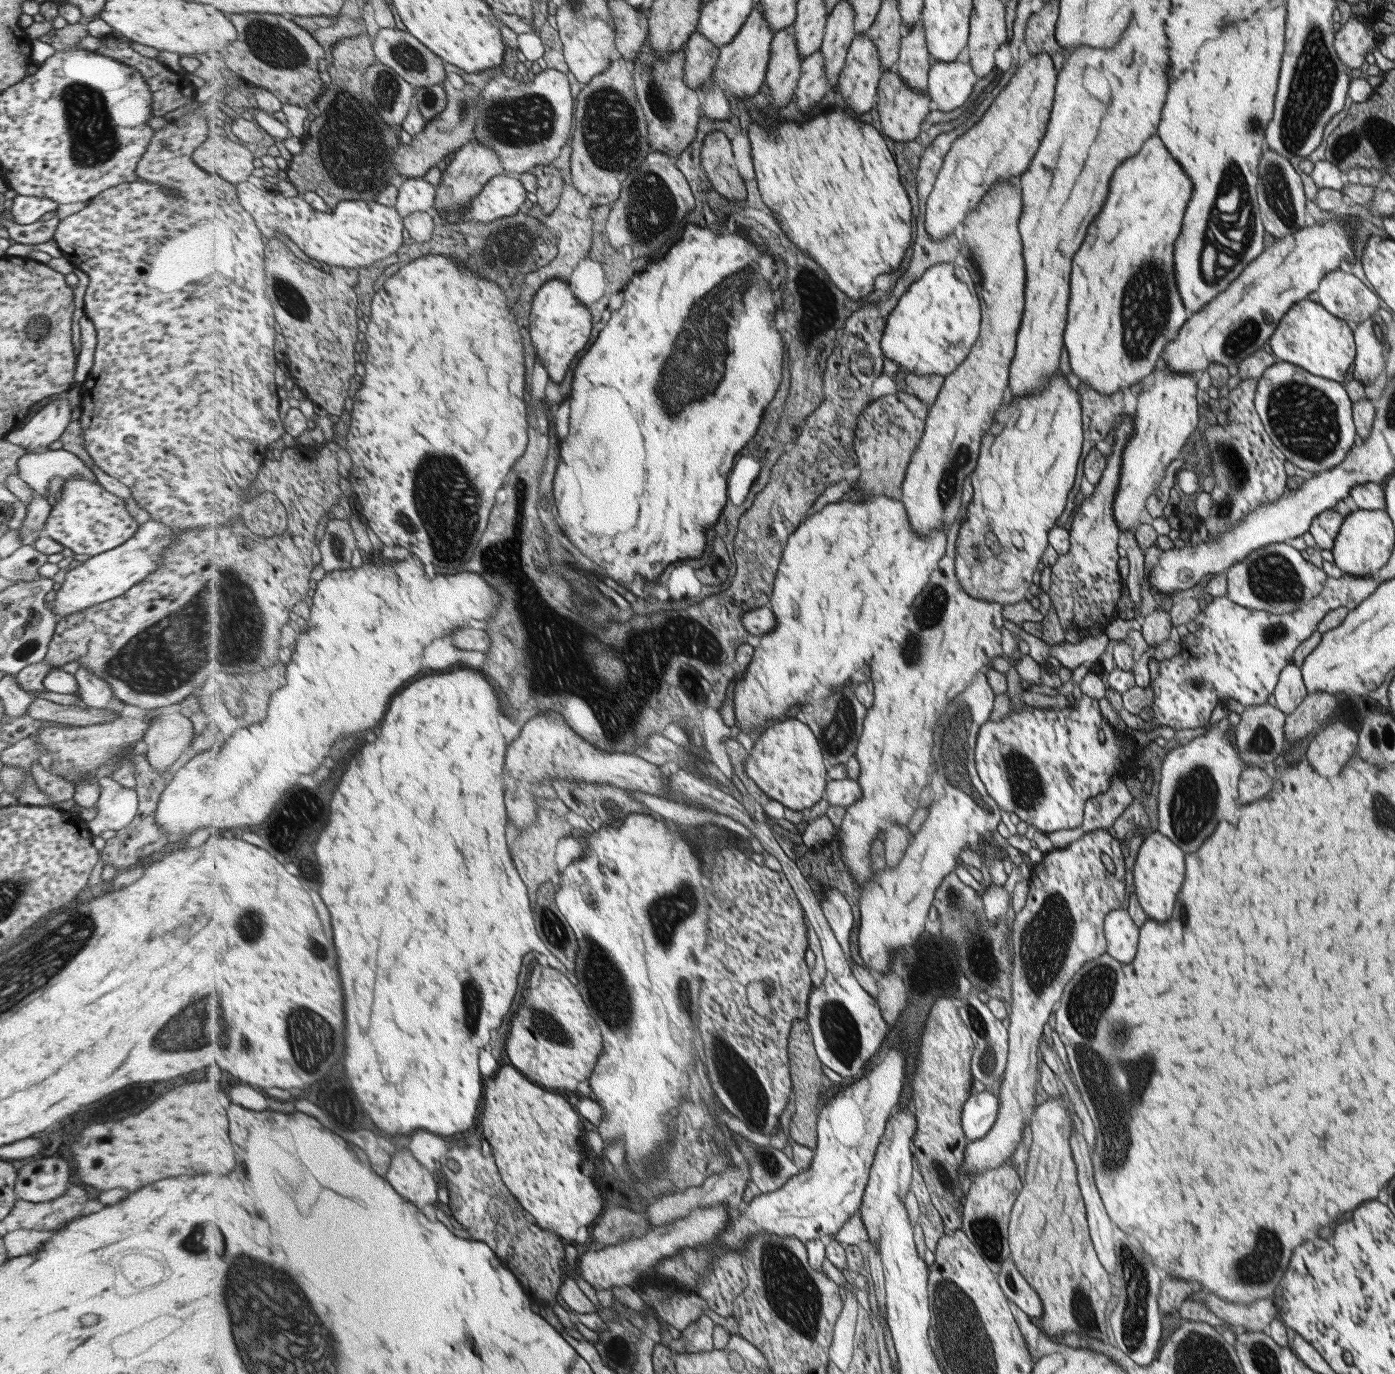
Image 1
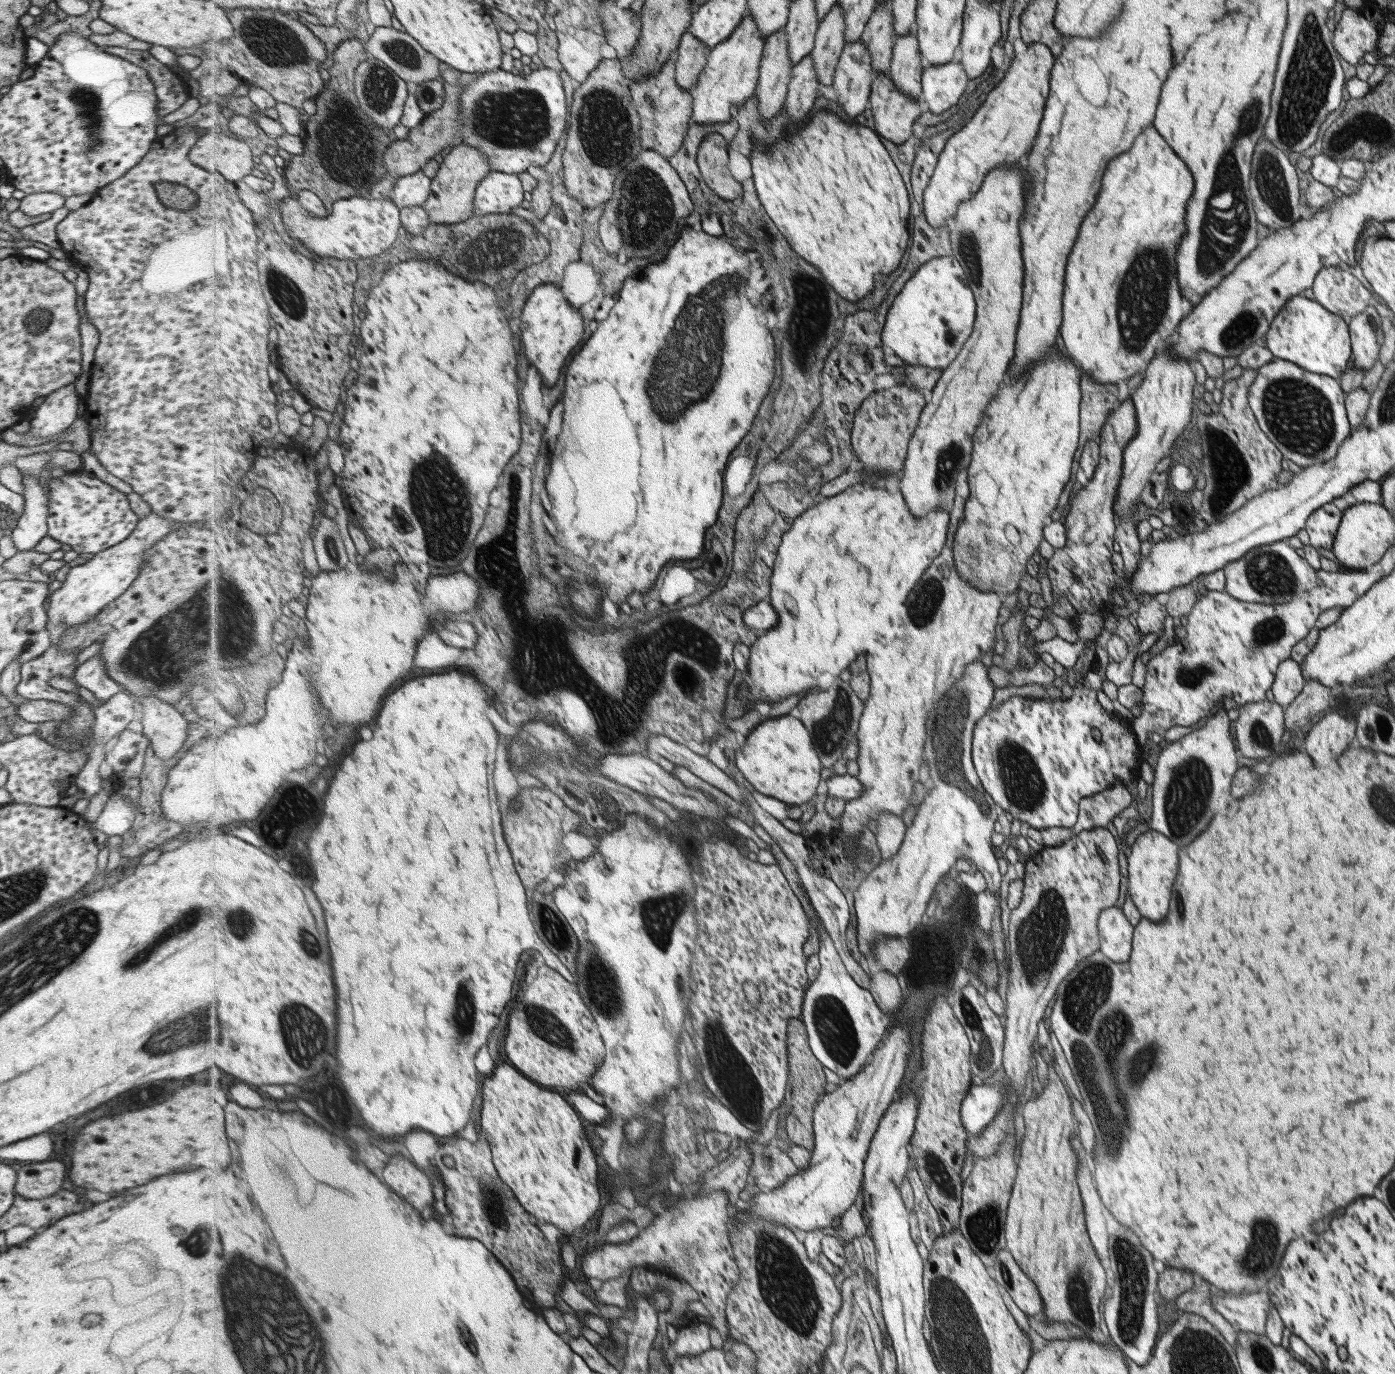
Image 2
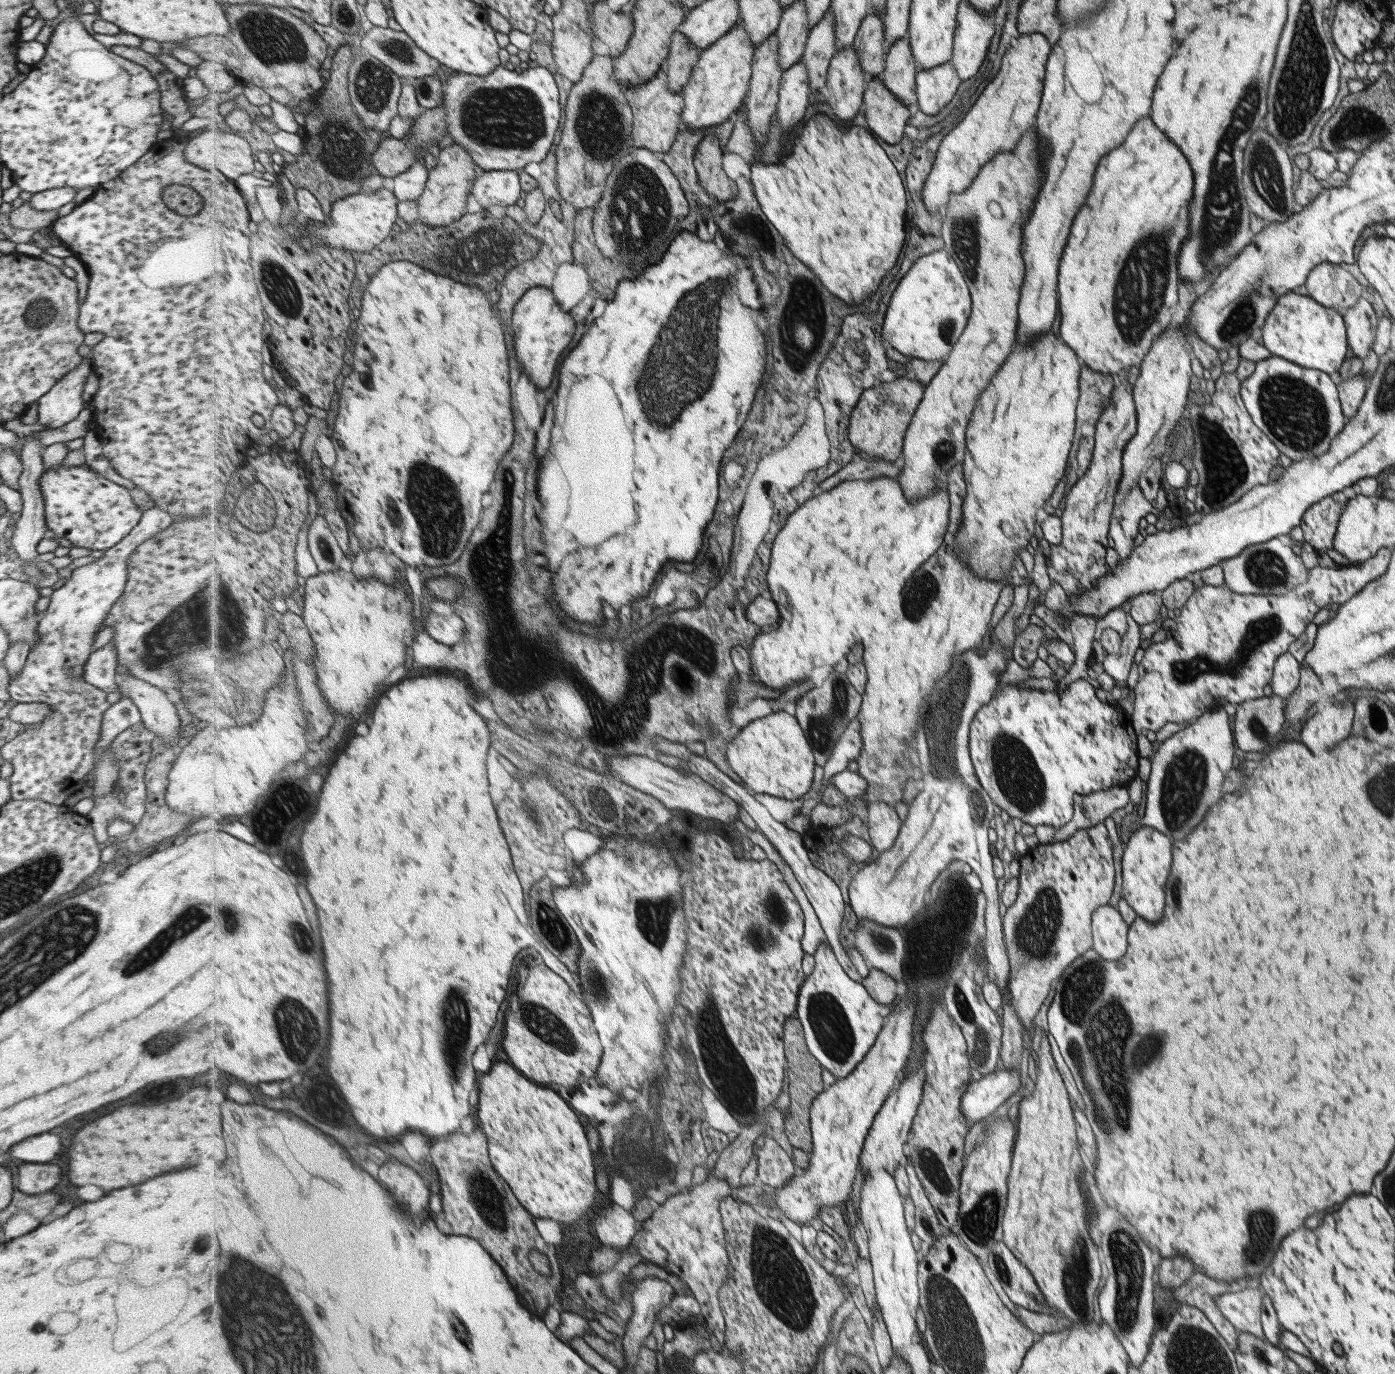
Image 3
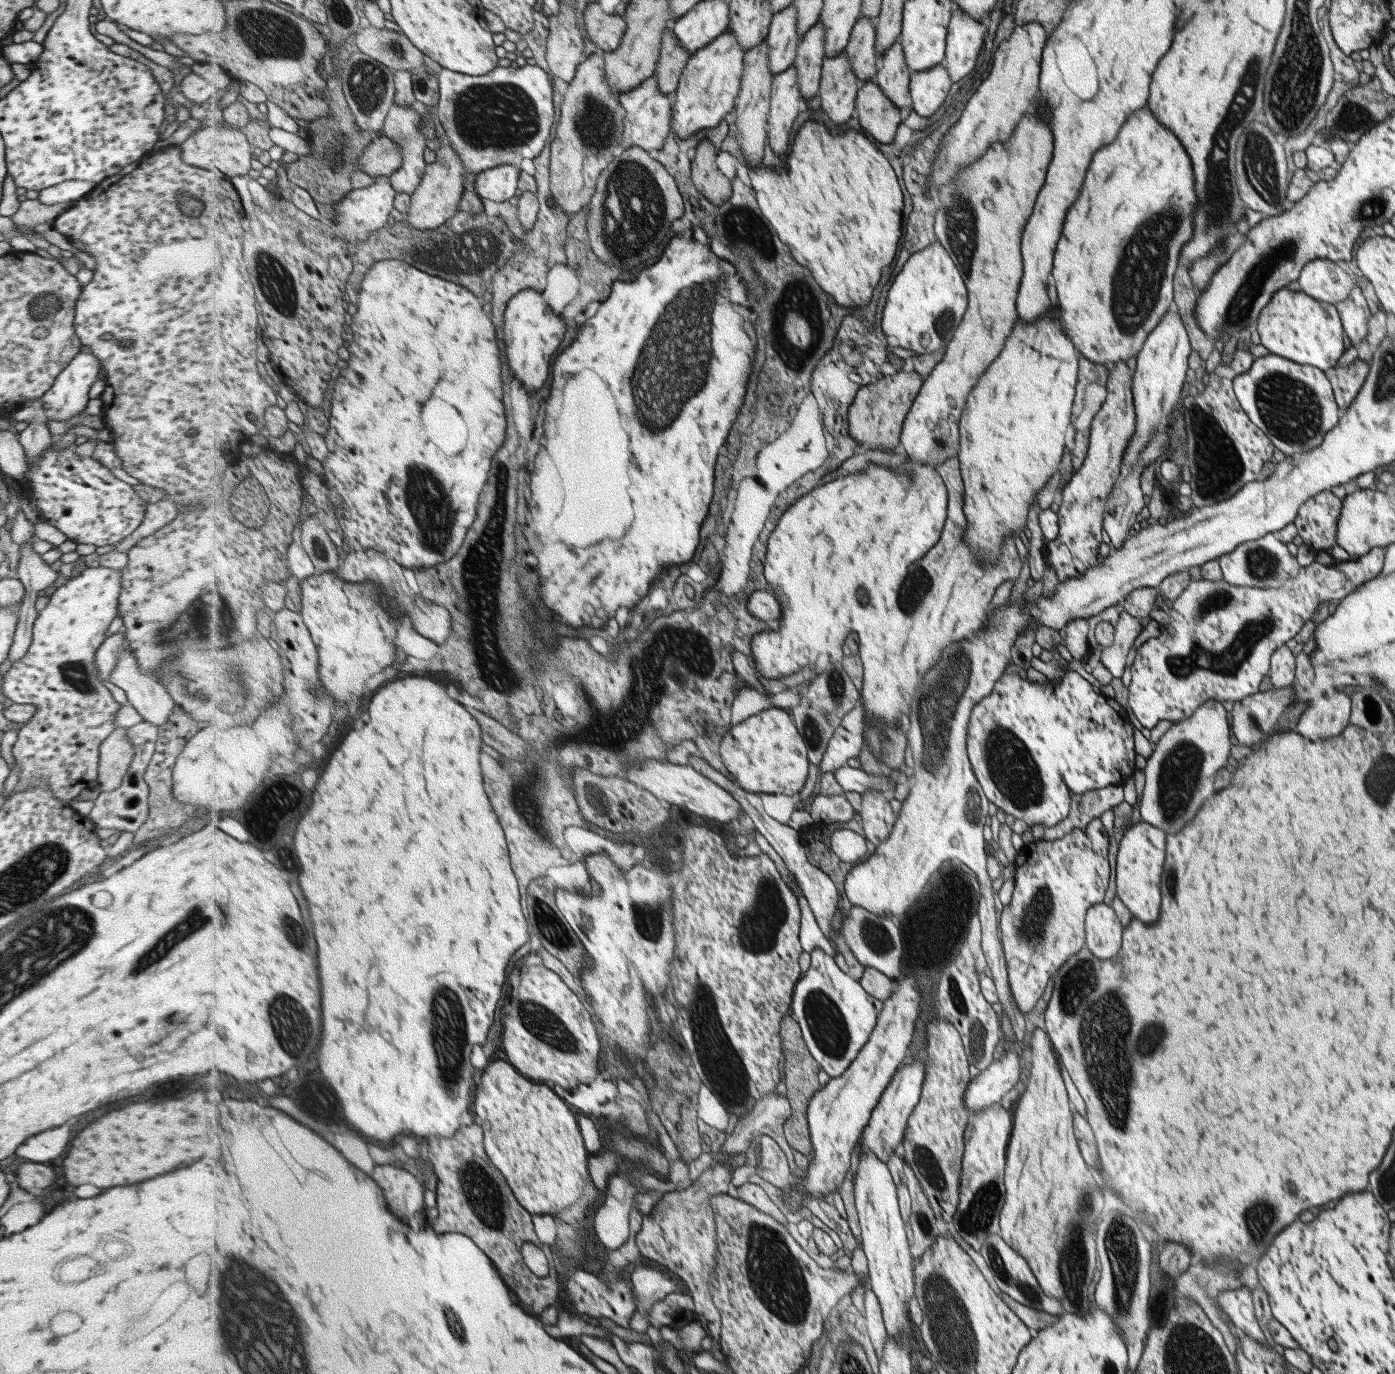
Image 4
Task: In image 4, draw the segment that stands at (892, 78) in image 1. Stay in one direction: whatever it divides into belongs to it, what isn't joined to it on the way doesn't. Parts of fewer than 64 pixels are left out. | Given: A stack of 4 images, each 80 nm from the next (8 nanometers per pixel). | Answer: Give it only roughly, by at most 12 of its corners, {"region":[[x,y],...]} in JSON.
{"region":[[868,80],[856,105],[863,130],[883,146],[903,116]]}

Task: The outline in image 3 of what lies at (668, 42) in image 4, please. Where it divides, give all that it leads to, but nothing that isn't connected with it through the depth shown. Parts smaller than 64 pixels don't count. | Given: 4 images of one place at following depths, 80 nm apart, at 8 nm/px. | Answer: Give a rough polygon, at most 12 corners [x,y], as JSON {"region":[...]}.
{"region":[[684,32],[672,38],[666,62],[669,88],[689,84],[703,50]]}

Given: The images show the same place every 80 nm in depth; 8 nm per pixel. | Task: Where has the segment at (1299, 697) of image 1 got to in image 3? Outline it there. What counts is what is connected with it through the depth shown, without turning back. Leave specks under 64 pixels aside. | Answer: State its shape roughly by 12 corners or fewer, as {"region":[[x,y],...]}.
{"region":[[1284,652],[1273,663],[1272,694],[1287,700],[1299,683],[1299,663]]}

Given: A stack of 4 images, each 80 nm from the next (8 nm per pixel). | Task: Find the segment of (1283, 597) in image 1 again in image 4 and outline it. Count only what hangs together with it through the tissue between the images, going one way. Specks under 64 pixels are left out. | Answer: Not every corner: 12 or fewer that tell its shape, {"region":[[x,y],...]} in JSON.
{"region":[[1272,533],[1218,557],[1233,586],[1279,588],[1299,564]]}

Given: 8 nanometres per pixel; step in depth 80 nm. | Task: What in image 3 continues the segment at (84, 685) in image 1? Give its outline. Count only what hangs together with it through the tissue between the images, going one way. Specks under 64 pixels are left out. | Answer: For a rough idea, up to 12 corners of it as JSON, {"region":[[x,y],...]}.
{"region":[[110,642],[84,662],[83,681],[105,694],[118,690]]}

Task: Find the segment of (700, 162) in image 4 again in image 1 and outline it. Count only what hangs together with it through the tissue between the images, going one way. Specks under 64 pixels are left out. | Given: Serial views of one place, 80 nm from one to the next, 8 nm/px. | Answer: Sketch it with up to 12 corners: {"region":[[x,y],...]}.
{"region":[[726,131],[706,136],[702,165],[726,198],[748,198]]}

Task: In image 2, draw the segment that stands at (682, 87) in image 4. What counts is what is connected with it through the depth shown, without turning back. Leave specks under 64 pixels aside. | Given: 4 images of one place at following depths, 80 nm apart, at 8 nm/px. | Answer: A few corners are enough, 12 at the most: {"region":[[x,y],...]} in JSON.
{"region":[[745,15],[712,47],[692,122],[727,124],[755,96],[766,39]]}

